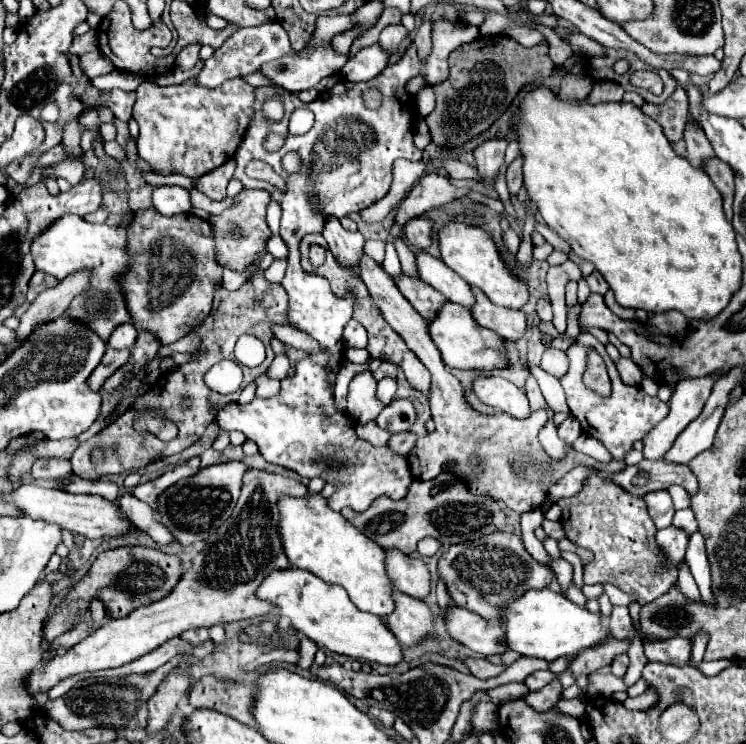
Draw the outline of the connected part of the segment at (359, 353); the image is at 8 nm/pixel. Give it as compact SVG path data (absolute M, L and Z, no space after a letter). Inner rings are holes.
M346 349L346 357L358 365L364 365L370 361L370 353L366 349Z

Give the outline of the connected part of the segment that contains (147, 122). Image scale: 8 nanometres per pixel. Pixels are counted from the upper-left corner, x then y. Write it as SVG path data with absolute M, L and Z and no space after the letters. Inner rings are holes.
M244 79L226 81L216 89L204 89L194 81L160 87L142 81L136 89L132 117L140 125L138 155L160 175L184 175L198 179L232 159L254 117L254 87Z

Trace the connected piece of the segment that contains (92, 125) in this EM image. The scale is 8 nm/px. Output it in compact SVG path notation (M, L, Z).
M86 109L84 113L80 113L80 117L78 117L78 121L80 121L80 125L84 125L86 129L90 129L90 131L100 131L100 117L98 117L98 109Z

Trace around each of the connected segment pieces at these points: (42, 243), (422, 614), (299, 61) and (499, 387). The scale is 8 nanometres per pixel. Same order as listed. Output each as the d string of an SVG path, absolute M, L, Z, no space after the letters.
M64 215L64 217L60 217L60 221L54 221L44 233L40 233L40 237L34 237L30 253L32 253L36 269L50 273L56 279L64 279L66 275L80 271L80 269L94 271L88 293L84 293L82 299L72 301L72 305L68 307L66 313L72 313L74 317L82 317L84 323L90 323L92 329L100 337L108 339L114 327L130 321L130 315L124 305L124 297L116 283L118 275L126 271L128 261L130 261L126 255L124 229L88 223L86 219L76 217L76 215Z
M394 591L392 599L396 599L396 609L388 617L382 617L382 621L404 647L412 647L420 639L434 635L432 613L424 601L412 599L400 591Z
M322 43L312 53L290 53L276 61L270 61L262 65L260 71L274 79L280 87L300 93L304 89L312 89L320 79L340 73L346 61L346 55L334 53L330 43Z
M476 377L472 381L472 391L482 403L496 407L512 417L522 419L530 415L526 393L502 377Z

